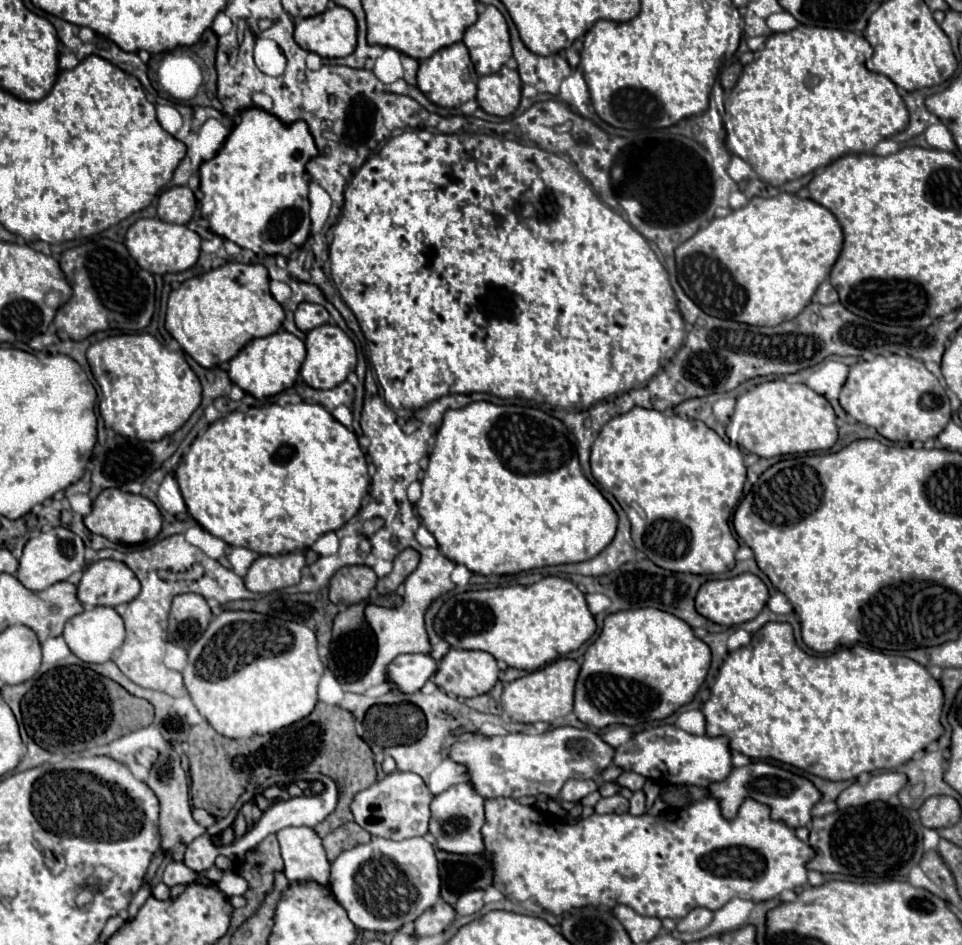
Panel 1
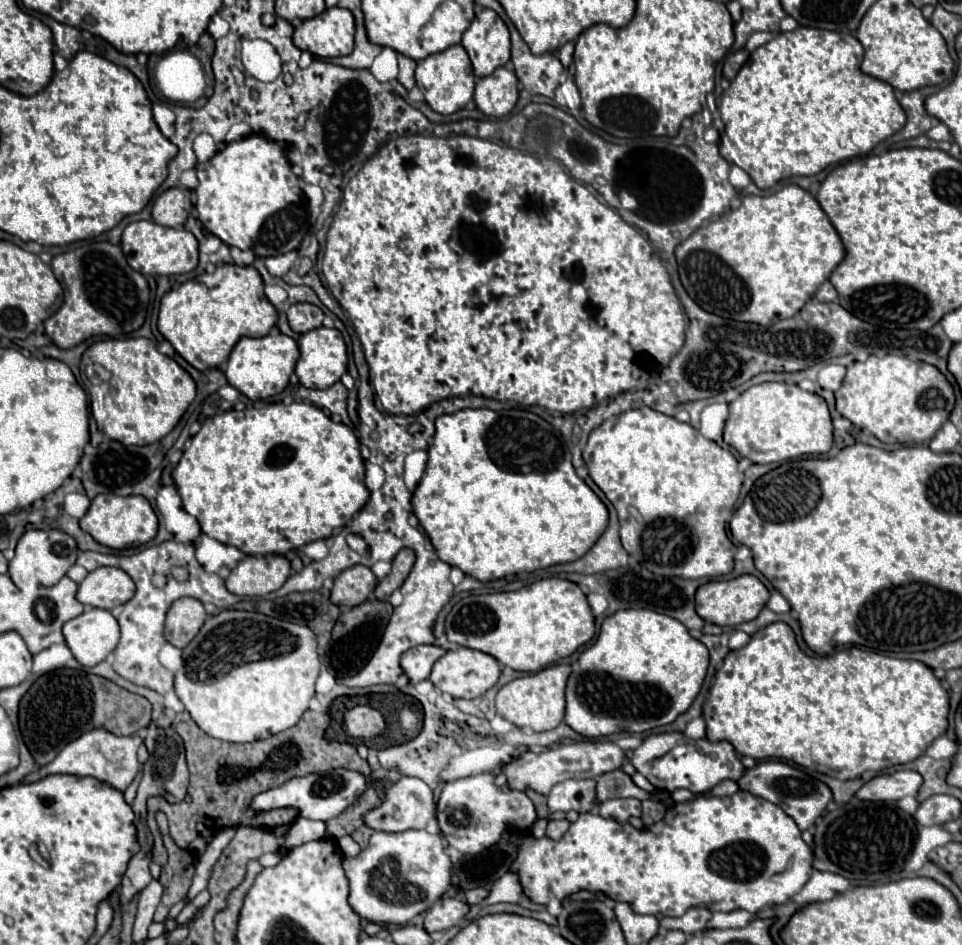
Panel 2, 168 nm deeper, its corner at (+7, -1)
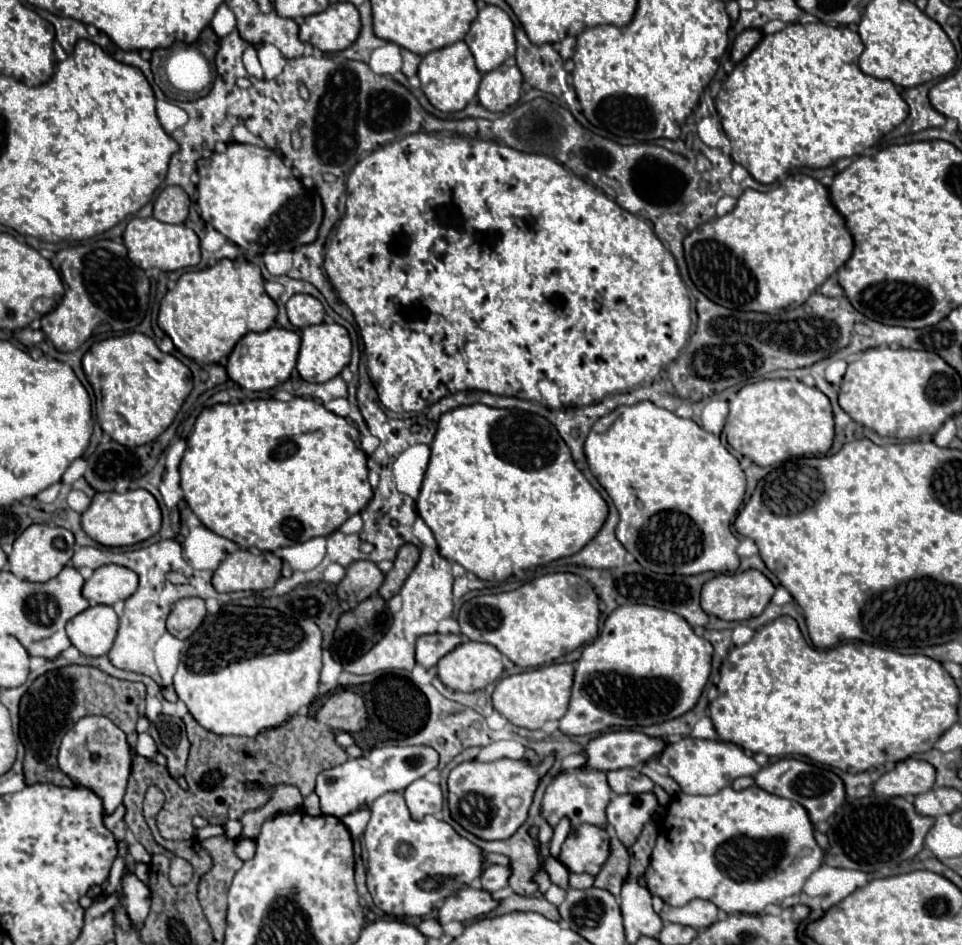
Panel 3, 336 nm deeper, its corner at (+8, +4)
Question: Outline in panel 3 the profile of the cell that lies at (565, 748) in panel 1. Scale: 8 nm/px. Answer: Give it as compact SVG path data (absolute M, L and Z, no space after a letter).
M634 730L606 732L592 738L584 750L586 770L618 770L632 768L640 762L656 758L664 750L666 742L660 738L650 738Z

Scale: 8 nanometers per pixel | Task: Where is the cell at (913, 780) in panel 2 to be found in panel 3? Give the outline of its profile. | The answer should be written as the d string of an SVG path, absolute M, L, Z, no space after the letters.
M908 758L896 764L894 770L882 774L874 784L876 794L884 796L916 796L934 786L934 768L924 760Z

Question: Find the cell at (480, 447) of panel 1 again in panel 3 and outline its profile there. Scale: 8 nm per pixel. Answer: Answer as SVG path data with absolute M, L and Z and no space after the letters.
M486 404L458 406L440 416L430 450L432 456L416 500L418 514L430 526L440 554L482 580L500 582L516 570L546 565L580 552L608 516L604 498L576 468L570 448L544 416Z

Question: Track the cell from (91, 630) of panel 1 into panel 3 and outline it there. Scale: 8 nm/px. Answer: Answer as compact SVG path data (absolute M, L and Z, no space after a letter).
M96 604L66 624L66 634L84 656L104 656L112 648L118 630L118 616L112 606Z

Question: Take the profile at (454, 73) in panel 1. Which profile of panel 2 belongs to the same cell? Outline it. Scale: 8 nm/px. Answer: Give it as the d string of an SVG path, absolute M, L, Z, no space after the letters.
M453 45L443 53L435 53L419 61L415 69L415 81L417 81L417 87L423 91L429 107L441 115L451 115L463 109L473 99L475 75L473 75L469 55L461 45Z

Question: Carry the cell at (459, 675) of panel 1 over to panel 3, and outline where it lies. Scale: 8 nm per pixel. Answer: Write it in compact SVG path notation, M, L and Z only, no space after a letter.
M462 642L436 664L444 686L458 692L476 692L496 682L502 674L502 654L484 642Z

